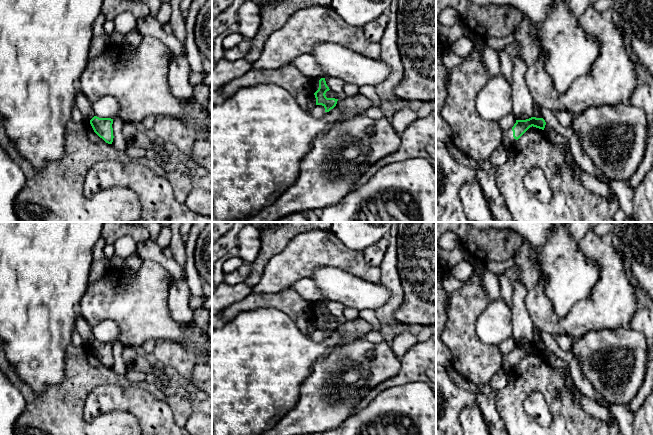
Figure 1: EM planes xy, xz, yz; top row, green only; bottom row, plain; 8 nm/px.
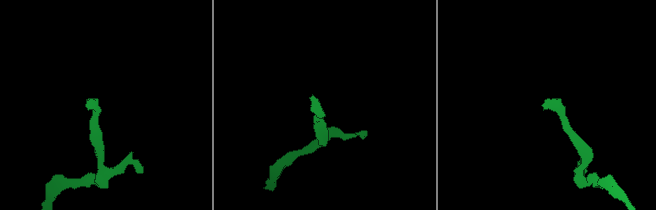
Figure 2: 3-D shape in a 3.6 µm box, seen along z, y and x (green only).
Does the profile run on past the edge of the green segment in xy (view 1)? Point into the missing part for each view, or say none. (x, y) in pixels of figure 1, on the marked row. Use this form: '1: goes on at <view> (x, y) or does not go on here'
1: does not go on here

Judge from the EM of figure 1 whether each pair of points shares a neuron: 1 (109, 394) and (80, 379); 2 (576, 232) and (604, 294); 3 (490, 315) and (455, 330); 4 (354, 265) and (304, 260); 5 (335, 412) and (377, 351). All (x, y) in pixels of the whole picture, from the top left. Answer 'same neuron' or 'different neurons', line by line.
1: different neurons
2: different neurons
3: different neurons
4: same neuron
5: same neuron

